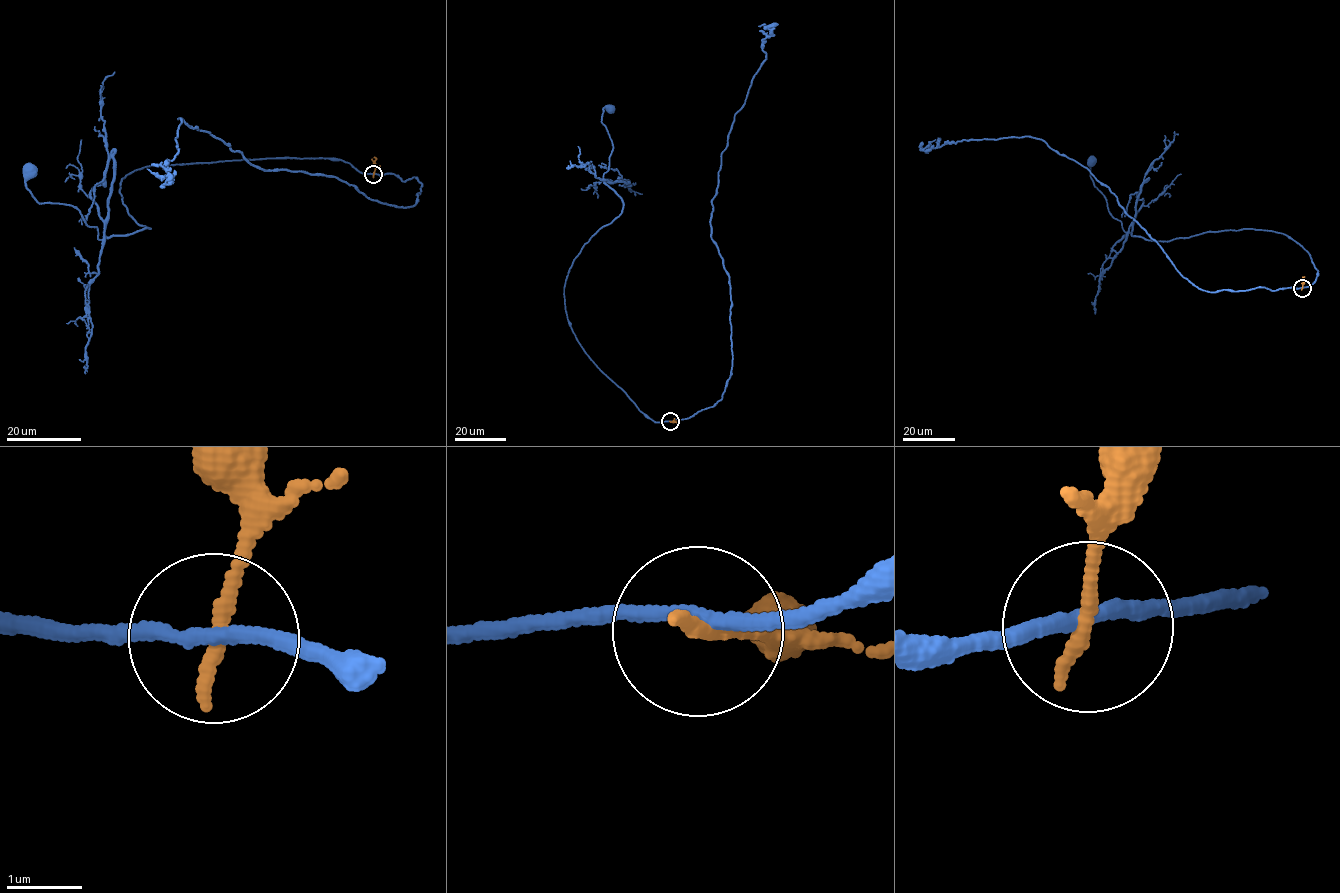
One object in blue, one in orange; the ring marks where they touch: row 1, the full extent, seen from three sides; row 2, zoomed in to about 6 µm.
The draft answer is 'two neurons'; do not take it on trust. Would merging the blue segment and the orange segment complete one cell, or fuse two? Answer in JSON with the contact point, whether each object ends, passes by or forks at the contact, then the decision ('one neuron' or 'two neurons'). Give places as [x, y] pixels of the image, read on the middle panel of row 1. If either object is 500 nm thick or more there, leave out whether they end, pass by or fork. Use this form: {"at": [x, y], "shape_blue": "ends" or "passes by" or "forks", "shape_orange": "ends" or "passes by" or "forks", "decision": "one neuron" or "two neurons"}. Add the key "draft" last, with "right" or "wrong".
{"at": [670, 421], "shape_blue": "passes by", "shape_orange": "ends", "decision": "two neurons", "draft": "right"}

